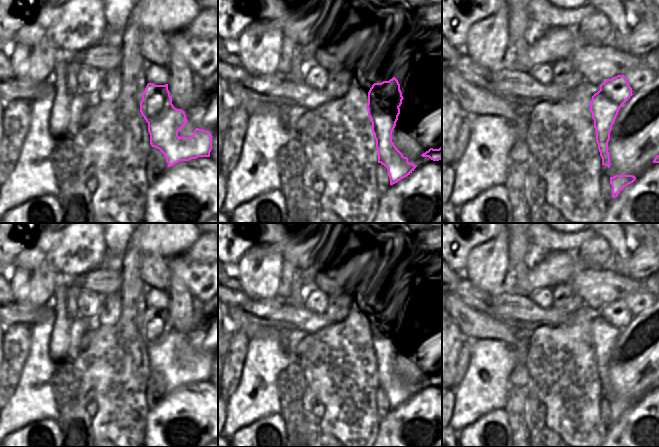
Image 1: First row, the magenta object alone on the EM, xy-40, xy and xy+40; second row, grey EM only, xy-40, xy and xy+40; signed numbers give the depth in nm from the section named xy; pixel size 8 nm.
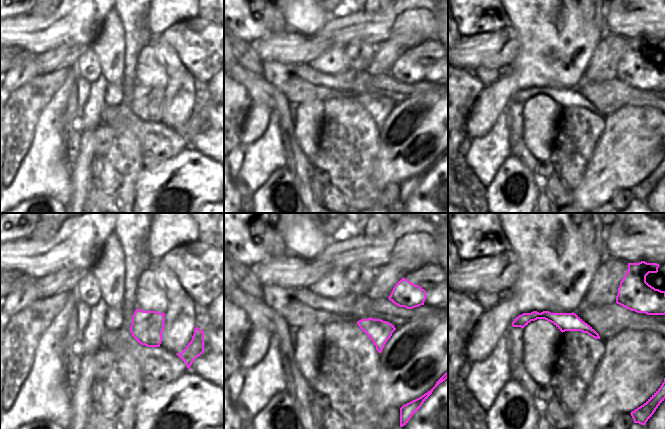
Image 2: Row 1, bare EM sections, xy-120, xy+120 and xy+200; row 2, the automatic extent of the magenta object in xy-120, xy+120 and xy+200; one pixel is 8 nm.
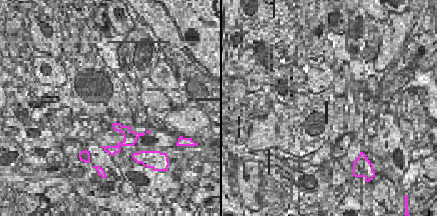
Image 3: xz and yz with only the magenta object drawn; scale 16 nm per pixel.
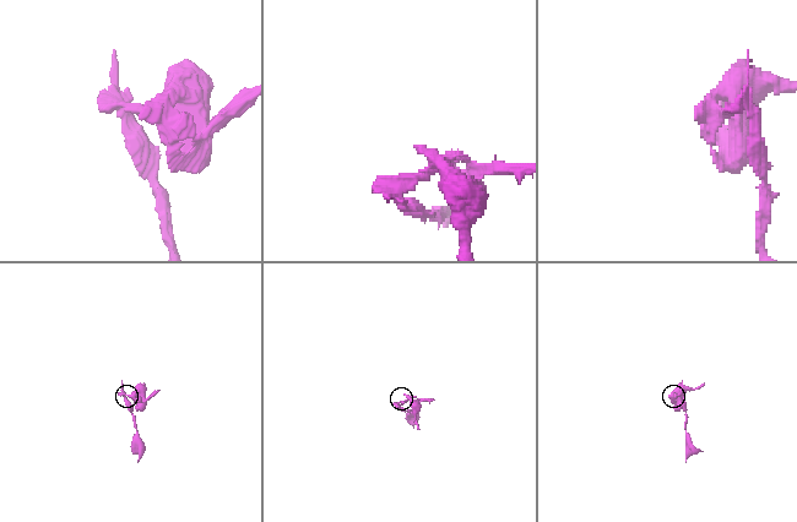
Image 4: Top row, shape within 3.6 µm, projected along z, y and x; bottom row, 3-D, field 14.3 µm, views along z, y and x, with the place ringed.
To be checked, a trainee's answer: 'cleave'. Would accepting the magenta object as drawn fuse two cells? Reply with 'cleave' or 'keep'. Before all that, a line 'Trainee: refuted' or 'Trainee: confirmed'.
Trainee: confirmed
cleave

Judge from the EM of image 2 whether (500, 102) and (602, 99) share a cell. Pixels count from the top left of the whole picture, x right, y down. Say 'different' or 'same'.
different

